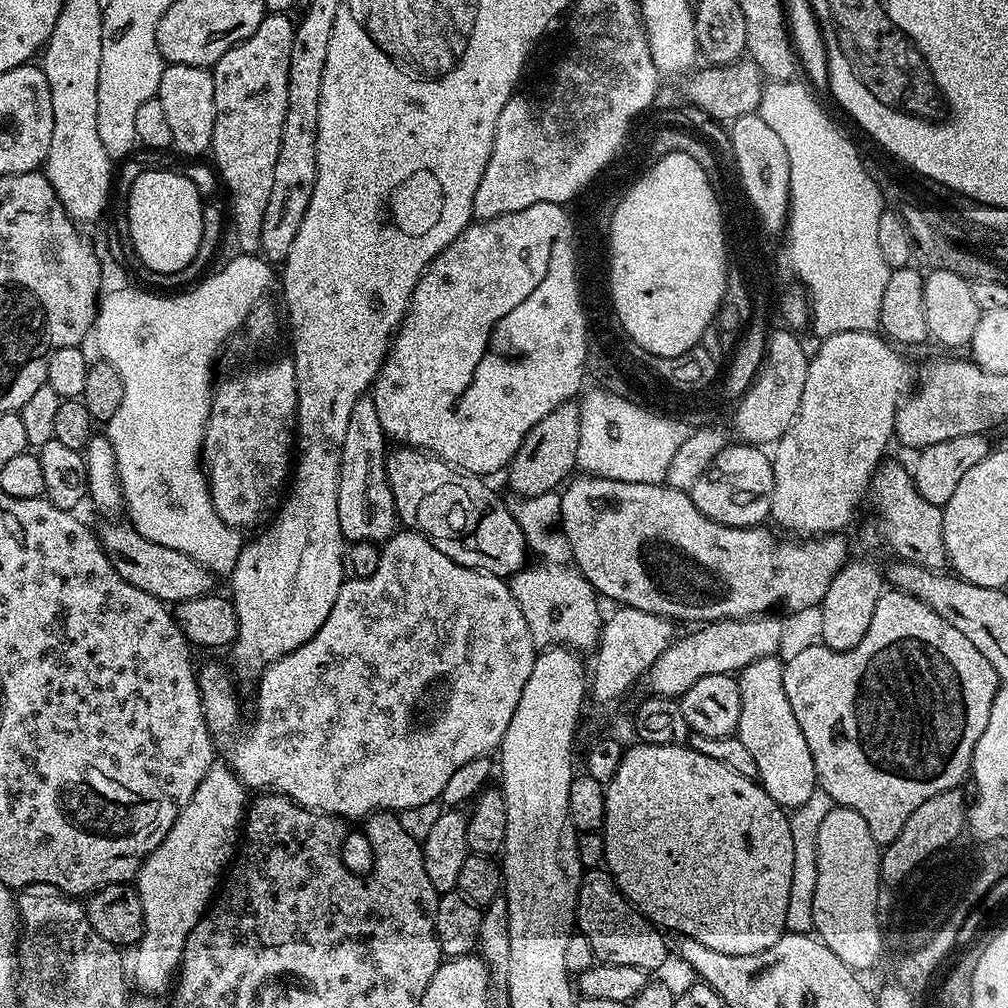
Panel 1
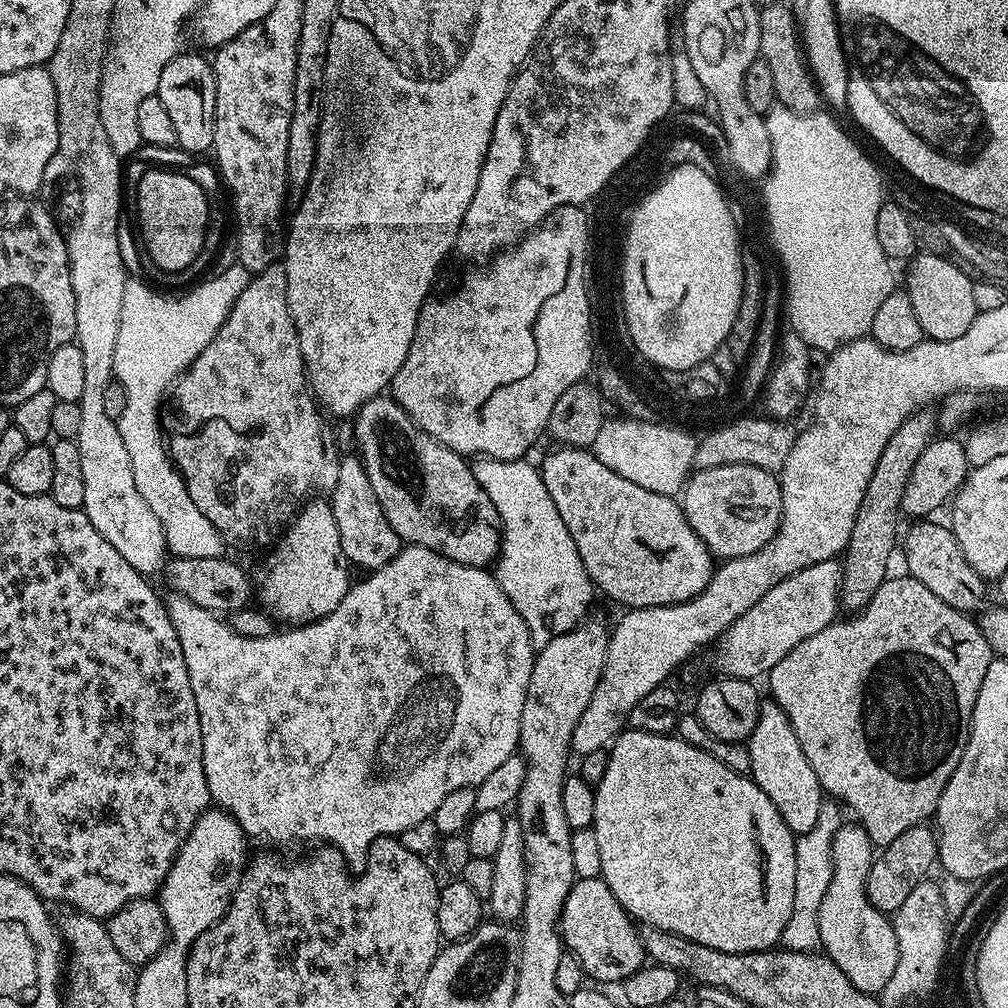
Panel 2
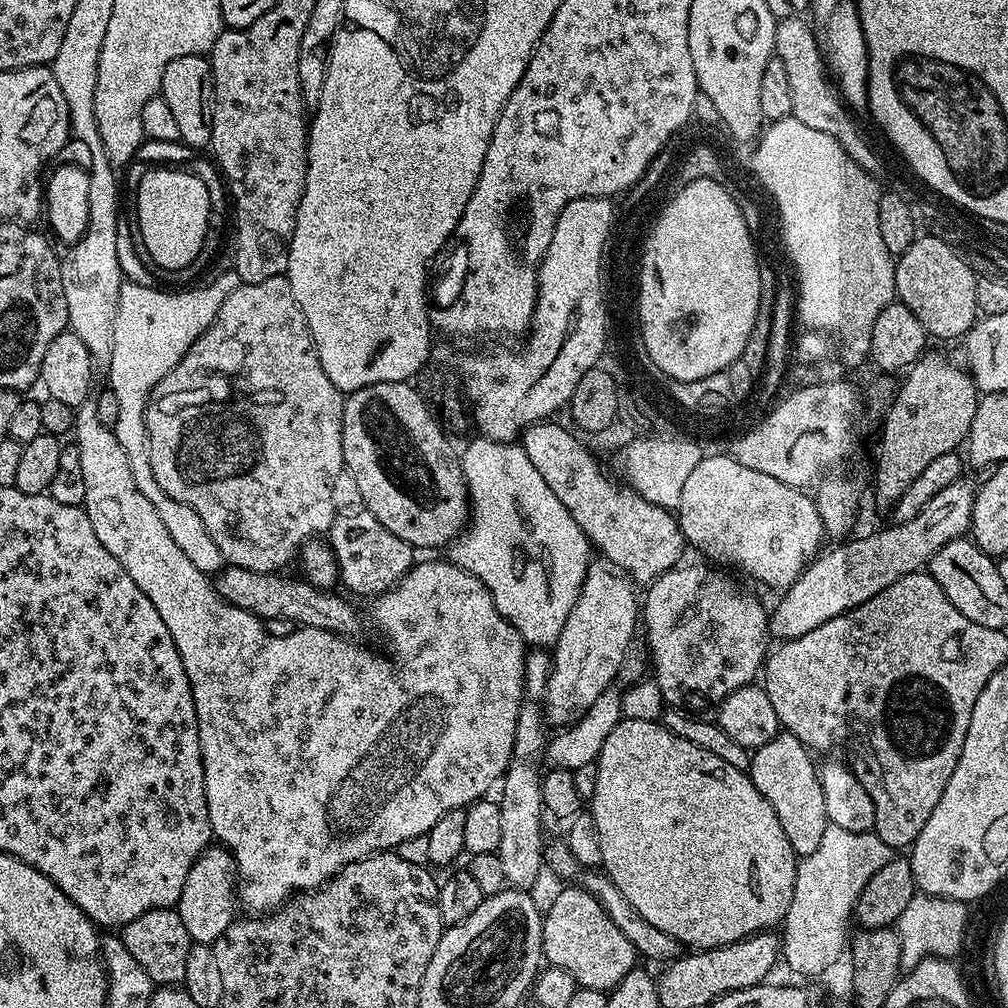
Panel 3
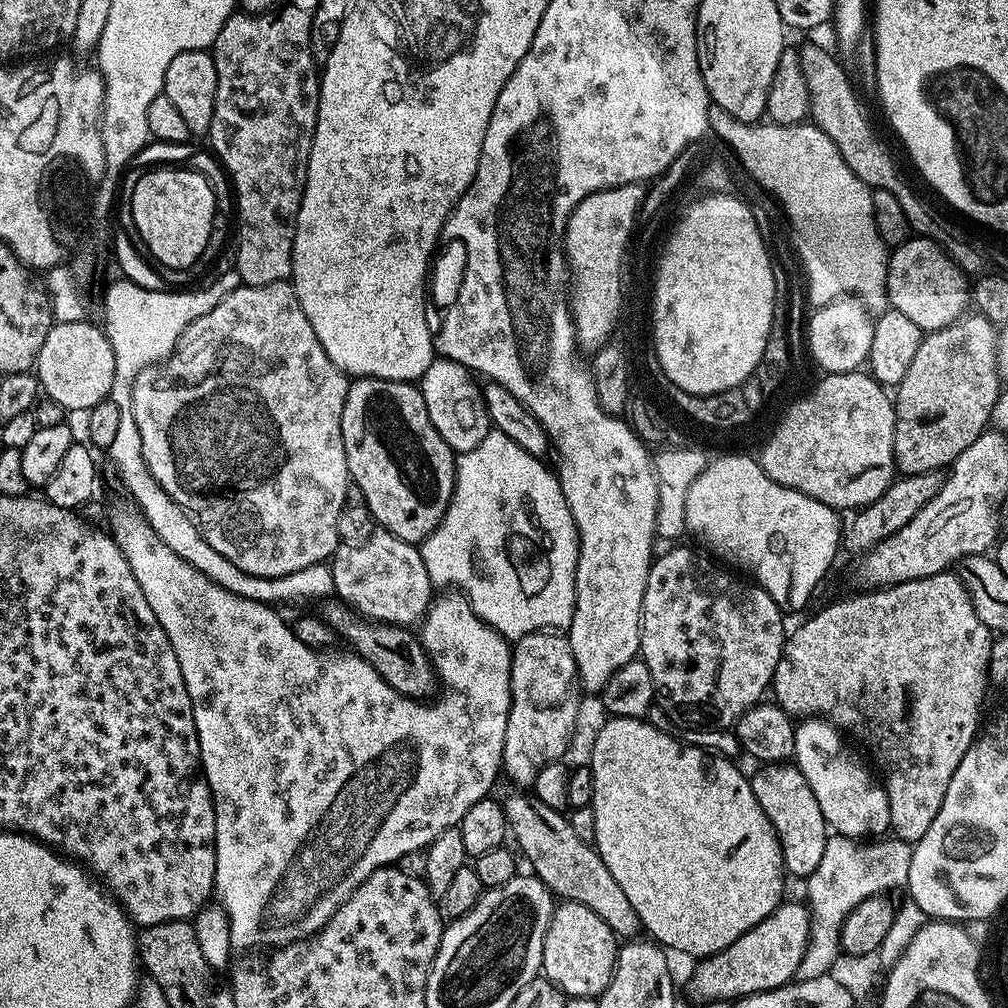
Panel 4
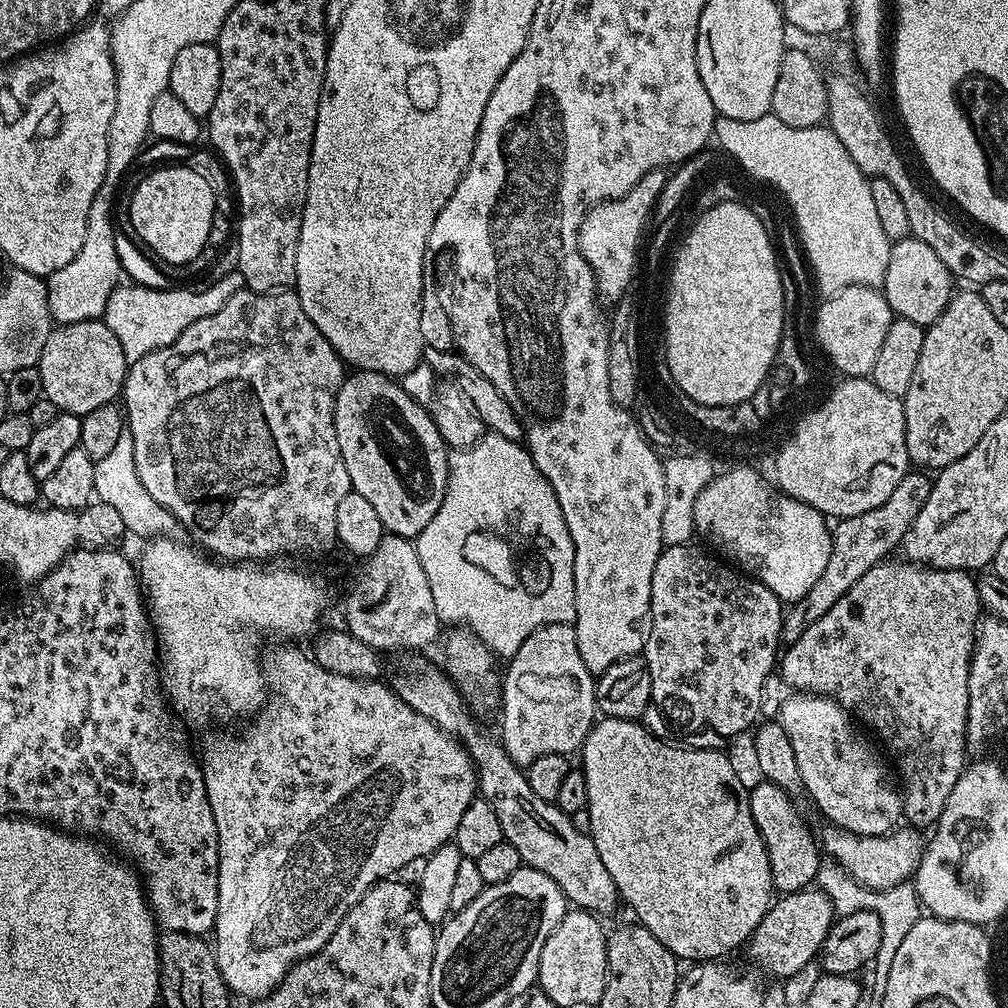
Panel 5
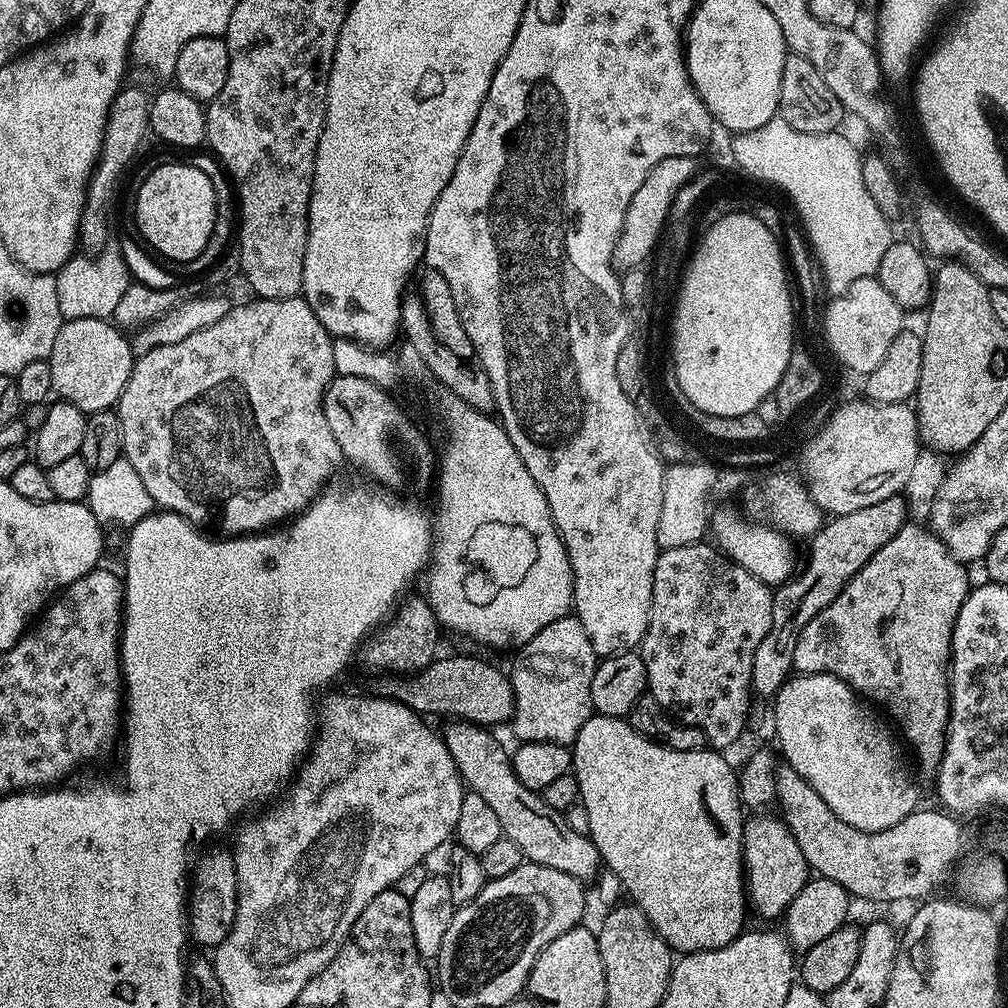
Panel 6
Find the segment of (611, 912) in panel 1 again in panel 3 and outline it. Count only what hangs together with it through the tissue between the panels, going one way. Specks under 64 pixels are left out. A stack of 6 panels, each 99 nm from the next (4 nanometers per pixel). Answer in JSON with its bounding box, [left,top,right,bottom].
[542,886,638,993]

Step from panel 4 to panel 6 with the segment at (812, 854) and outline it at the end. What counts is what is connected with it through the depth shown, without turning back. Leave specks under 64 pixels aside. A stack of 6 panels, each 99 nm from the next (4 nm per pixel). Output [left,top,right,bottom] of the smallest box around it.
[744,814,810,921]

